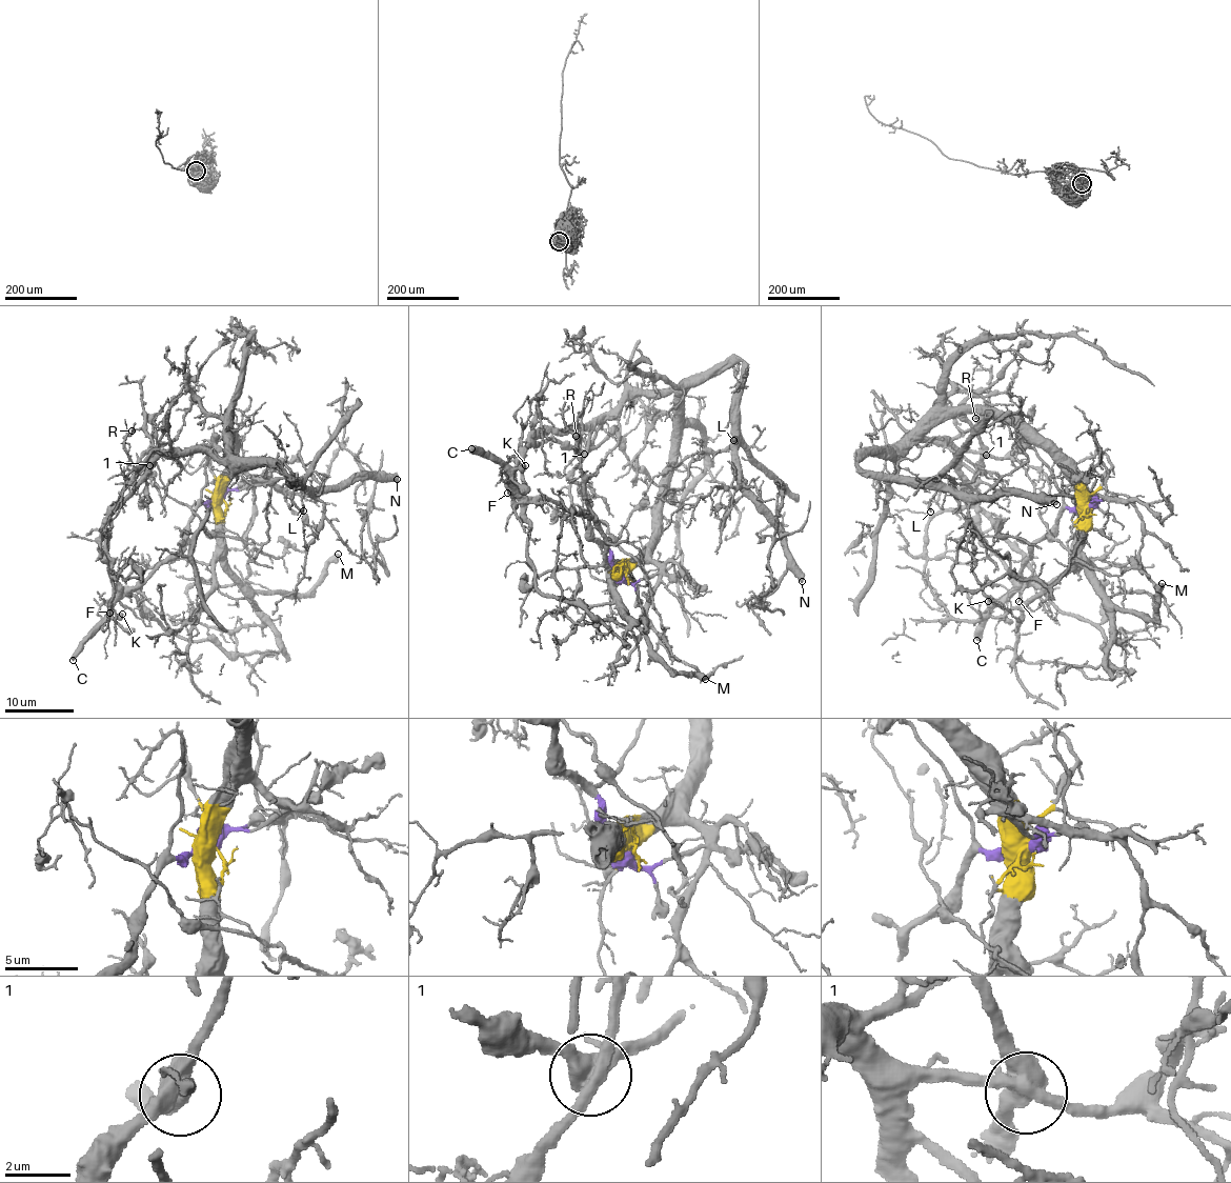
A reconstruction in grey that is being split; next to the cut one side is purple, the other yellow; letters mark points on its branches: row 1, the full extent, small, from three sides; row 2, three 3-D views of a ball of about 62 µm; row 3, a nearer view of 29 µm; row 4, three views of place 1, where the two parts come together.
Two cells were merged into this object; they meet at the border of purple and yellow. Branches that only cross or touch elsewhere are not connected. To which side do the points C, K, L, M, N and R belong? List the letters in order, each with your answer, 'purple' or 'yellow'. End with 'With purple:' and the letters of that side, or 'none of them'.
C: purple
K: purple
L: yellow
M: yellow
N: yellow
R: yellow
With purple: C, K

